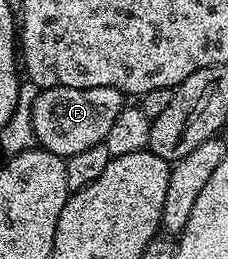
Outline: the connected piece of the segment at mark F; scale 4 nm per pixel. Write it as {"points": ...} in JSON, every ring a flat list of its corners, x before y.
{"points":[[42,88,31,110,33,139,46,152,62,158,74,156,105,141,122,107,123,94,114,88]]}

